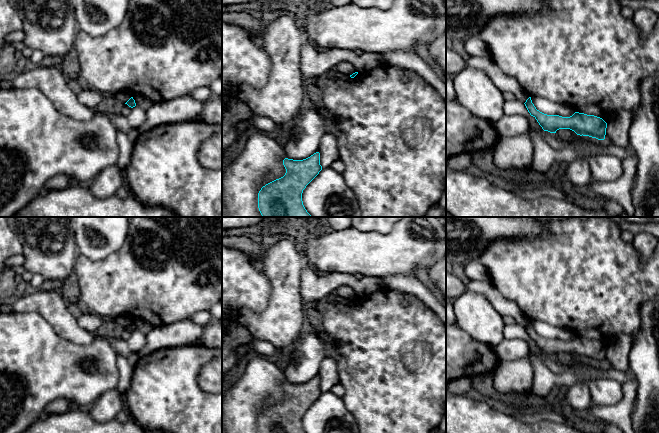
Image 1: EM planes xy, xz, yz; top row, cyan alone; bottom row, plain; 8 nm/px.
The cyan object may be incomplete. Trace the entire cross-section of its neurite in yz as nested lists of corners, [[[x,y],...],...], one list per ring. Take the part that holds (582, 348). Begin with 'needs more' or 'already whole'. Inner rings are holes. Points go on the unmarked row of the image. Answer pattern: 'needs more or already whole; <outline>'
already whole; [[[531,321],[524,328],[544,355],[556,357],[559,353],[570,353],[580,360],[589,360],[598,364],[605,363],[607,347],[600,341],[579,336],[575,336],[570,341],[547,339],[536,333]]]

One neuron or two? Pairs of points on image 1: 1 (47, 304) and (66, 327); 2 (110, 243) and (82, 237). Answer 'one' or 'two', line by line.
1: one
2: one

